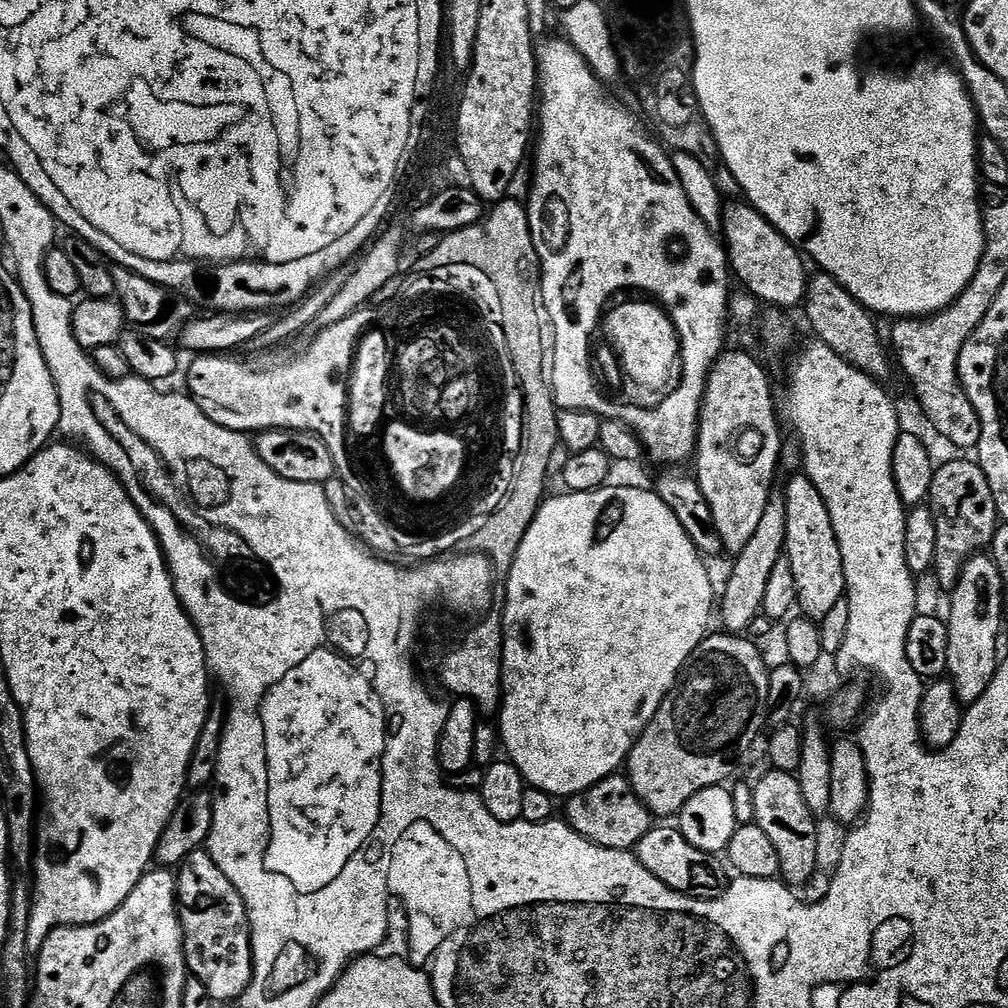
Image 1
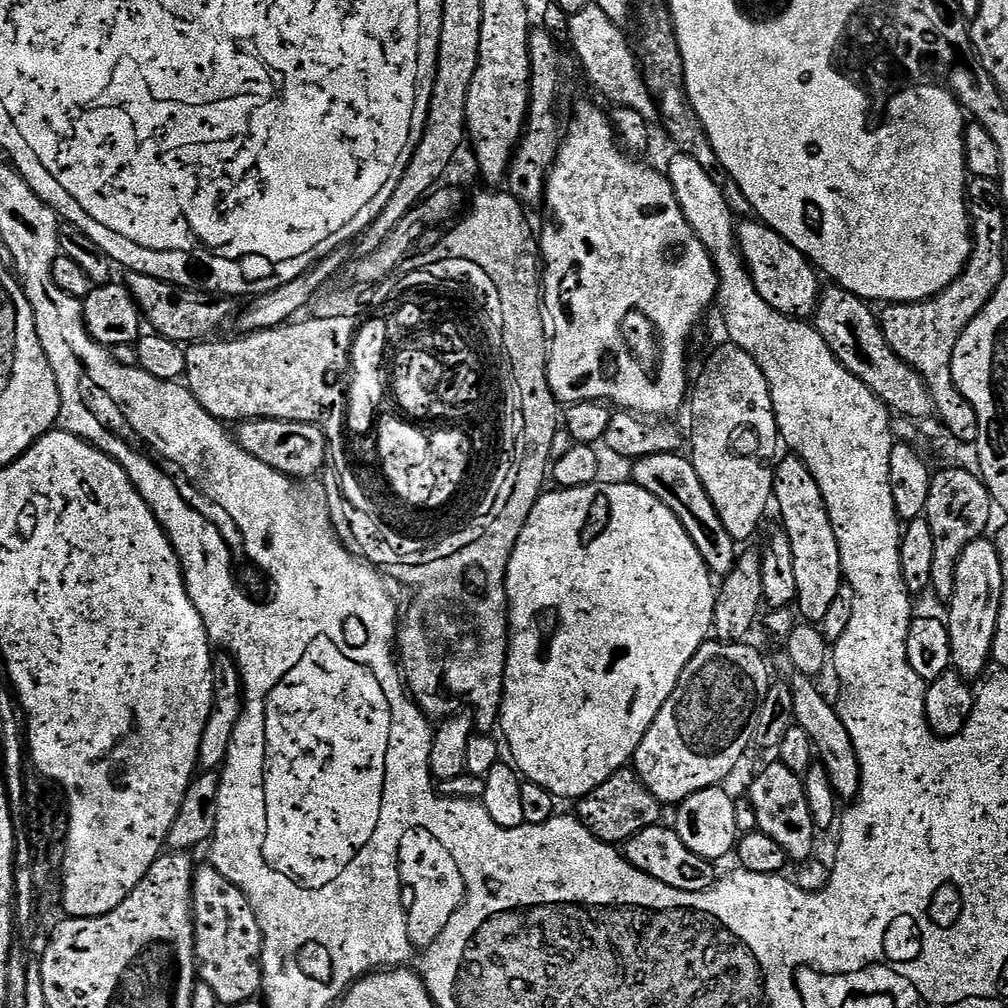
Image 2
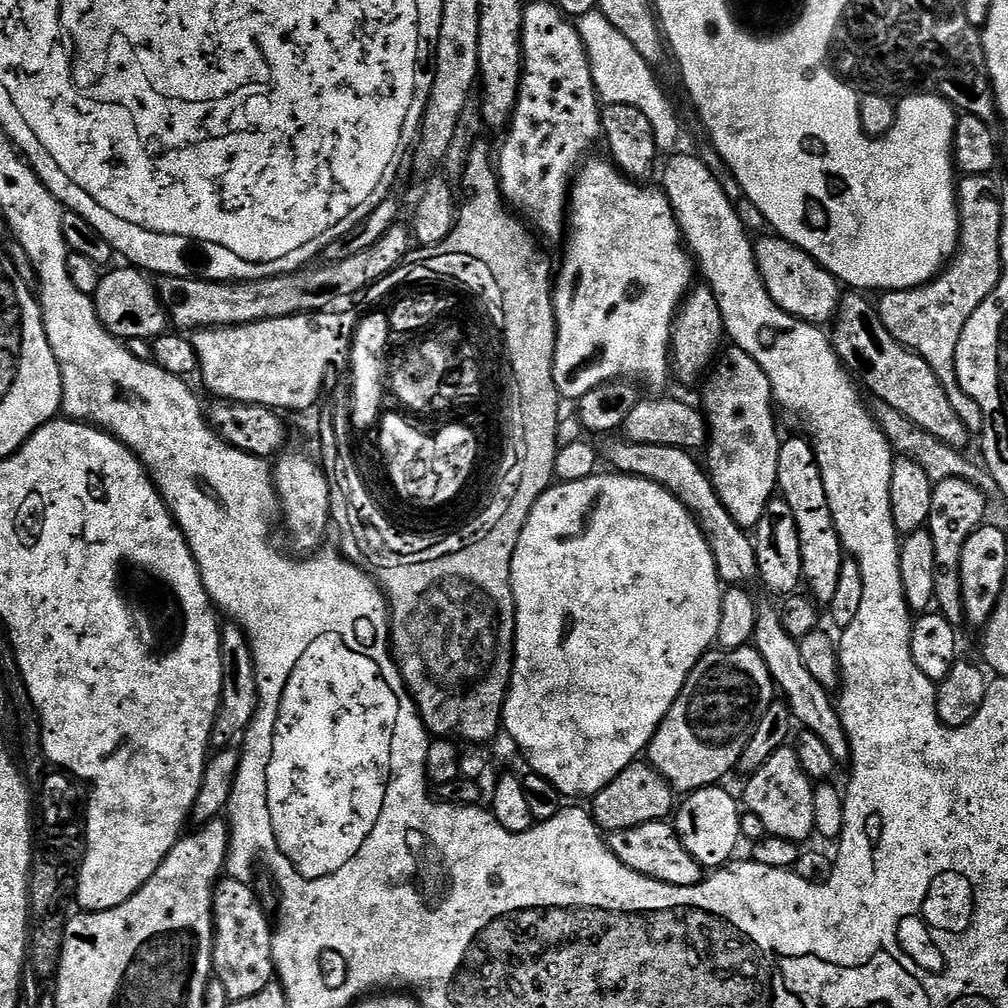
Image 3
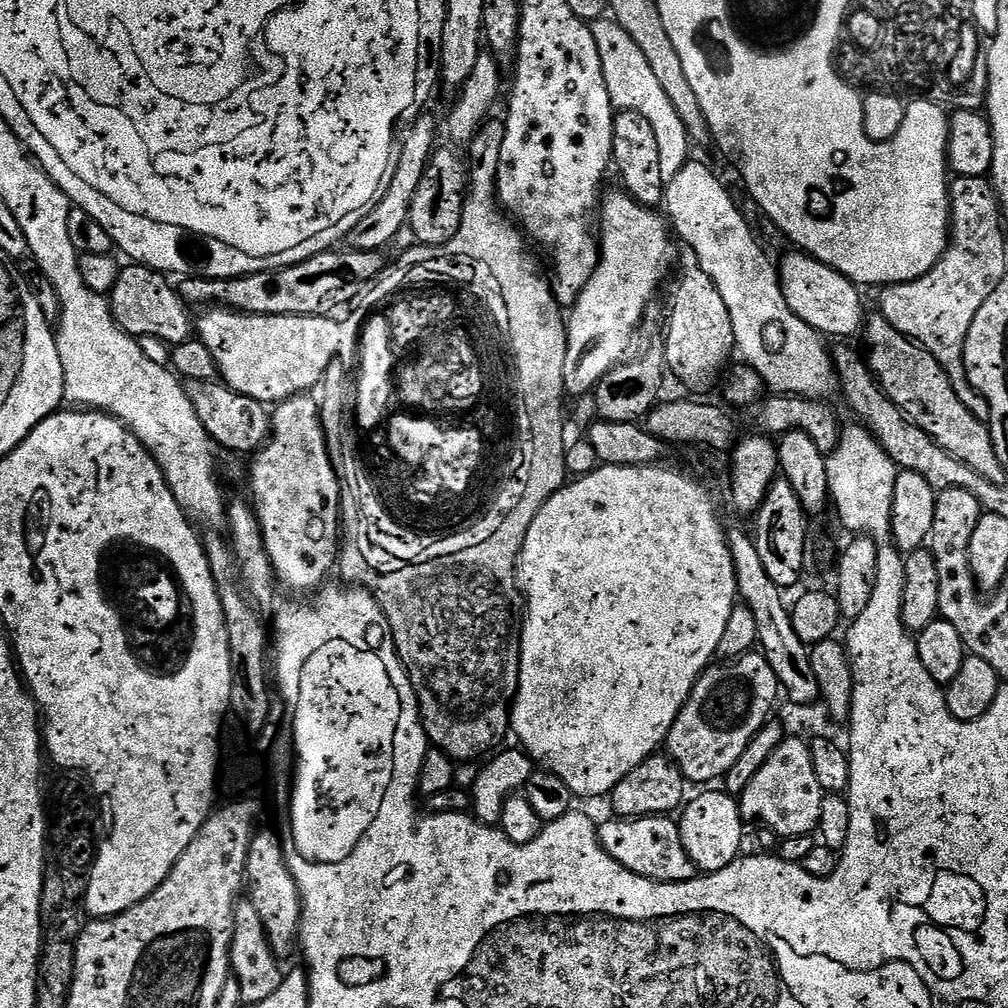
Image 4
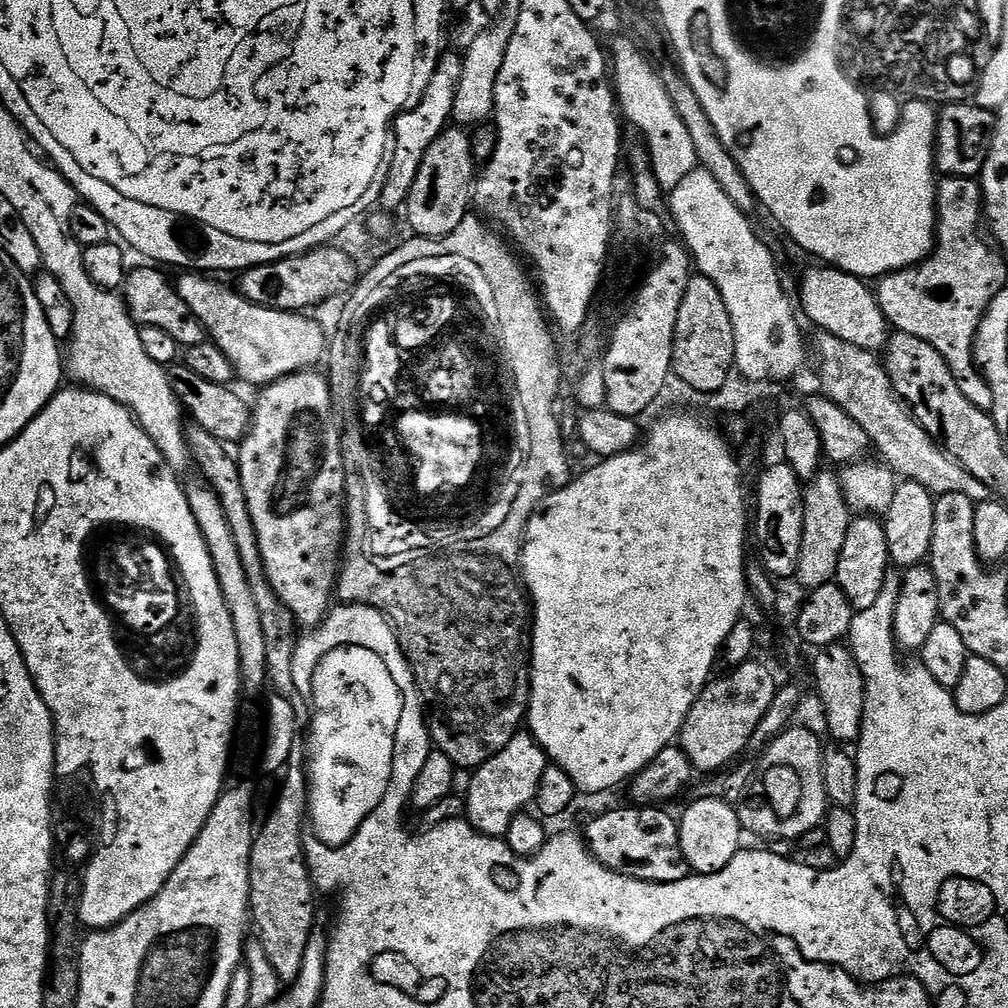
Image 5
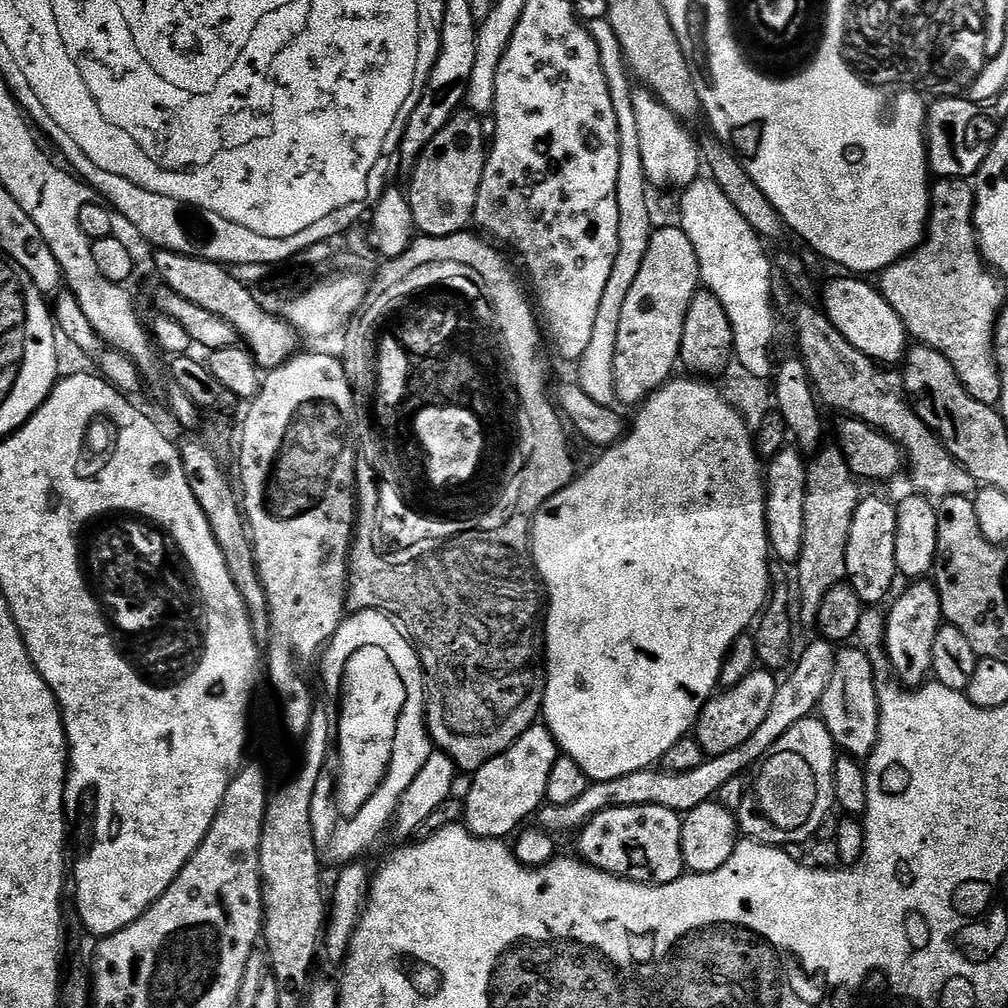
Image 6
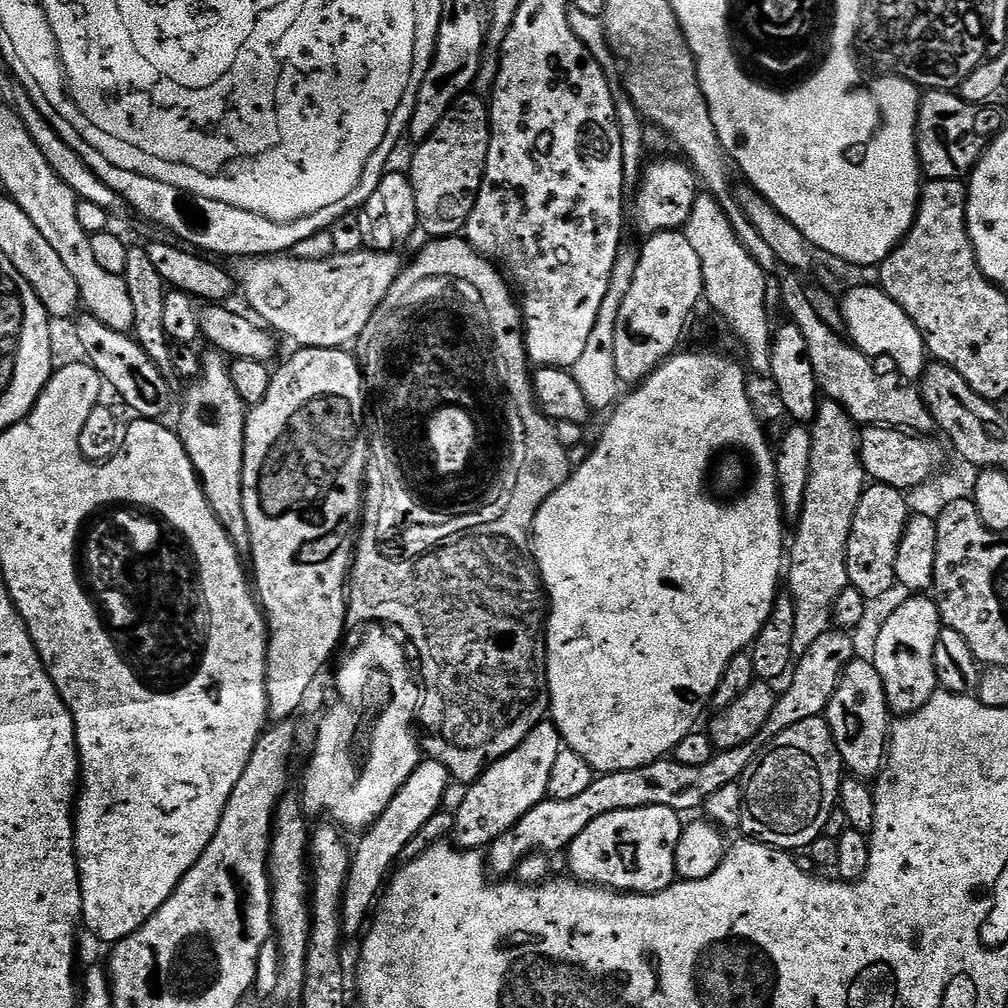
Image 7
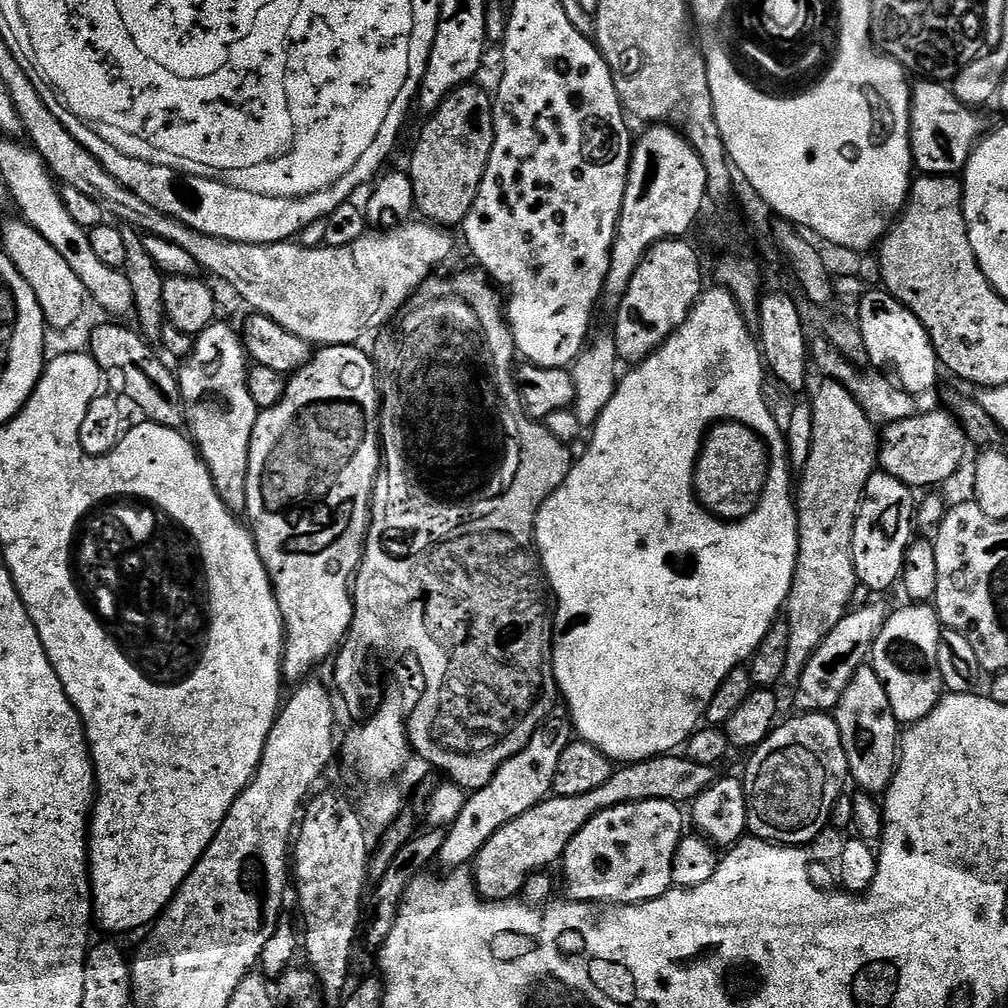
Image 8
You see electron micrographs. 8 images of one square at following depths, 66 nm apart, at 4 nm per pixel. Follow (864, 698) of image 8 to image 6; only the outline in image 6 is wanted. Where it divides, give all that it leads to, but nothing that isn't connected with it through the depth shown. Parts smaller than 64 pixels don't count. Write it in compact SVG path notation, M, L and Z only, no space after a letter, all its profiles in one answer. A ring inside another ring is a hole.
M844 646L837 651L832 662L832 673L826 686L826 694L822 694L818 709L819 719L830 730L837 749L841 753L857 758L872 755L878 742L878 726L880 725L880 707L878 706L878 679L872 669L873 659L859 646Z

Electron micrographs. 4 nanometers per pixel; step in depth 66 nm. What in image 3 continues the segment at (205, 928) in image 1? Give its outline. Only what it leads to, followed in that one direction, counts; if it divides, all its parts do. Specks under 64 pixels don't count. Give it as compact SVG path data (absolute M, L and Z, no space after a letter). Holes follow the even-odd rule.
M231 878L221 879L215 885L212 893L212 926L216 933L212 943L212 970L215 979L226 986L226 994L229 1001L252 998L259 991L266 990L268 984L273 983L276 975L276 967L272 961L272 934L273 925L270 923L270 916L264 913L256 892L252 889L251 883Z

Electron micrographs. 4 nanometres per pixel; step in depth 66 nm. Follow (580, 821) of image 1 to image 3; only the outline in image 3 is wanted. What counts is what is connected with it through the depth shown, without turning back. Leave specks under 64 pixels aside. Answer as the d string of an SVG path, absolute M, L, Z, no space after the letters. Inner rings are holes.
M637 762L626 766L622 774L614 777L597 796L591 797L590 815L601 833L611 834L646 826L650 822L667 821L673 815L677 804L677 793L672 785L666 782L666 778L658 774L655 766L647 762Z

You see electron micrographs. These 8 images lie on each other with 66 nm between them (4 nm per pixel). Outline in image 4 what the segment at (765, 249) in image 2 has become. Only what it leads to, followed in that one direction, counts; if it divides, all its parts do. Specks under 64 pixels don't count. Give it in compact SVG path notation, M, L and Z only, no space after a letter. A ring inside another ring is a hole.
M792 250L779 261L778 271L786 306L790 306L792 313L802 318L802 322L806 322L815 332L828 337L852 336L861 331L866 320L864 304L860 301L861 289L838 270L803 251Z

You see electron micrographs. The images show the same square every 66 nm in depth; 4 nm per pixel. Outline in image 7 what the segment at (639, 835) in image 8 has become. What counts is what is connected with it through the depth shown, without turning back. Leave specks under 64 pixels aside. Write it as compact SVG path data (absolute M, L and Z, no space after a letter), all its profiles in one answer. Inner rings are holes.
M642 806L638 810L614 810L594 818L566 850L571 875L581 884L650 896L677 883L676 851L682 827L681 813L670 806Z

